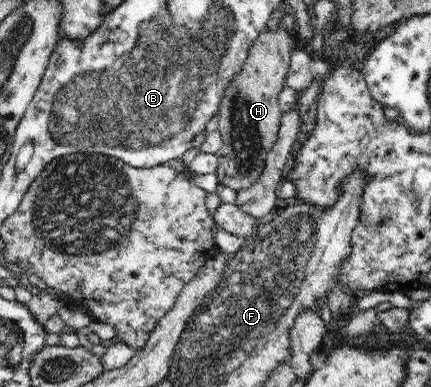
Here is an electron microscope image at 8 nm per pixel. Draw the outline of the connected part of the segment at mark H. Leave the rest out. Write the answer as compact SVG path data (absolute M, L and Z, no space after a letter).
M278 28L262 32L252 44L251 51L243 65L243 70L231 81L224 94L219 111L218 129L223 139L223 147L215 155L218 157L218 167L215 172L219 184L230 187L236 193L251 188L260 181L270 149L280 141L281 119L284 115L279 104L279 93L286 86L287 73L291 55L294 50L290 40L290 32Z

